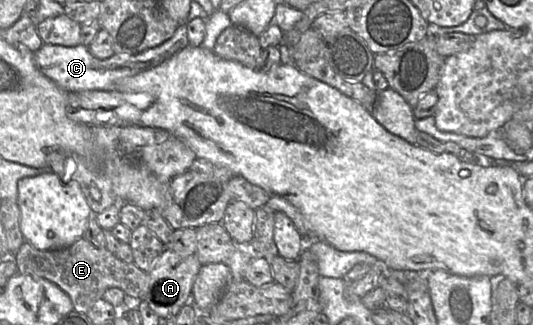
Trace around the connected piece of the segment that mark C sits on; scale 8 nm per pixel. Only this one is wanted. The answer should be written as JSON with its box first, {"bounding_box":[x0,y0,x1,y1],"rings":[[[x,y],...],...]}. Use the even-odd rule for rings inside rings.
{"bounding_box":[34,24,189,93],"rings":[[[180,24],[169,40],[136,55],[115,53],[112,57],[101,60],[83,44],[74,47],[43,44],[35,53],[34,60],[43,74],[66,92],[77,93],[93,89],[113,90],[114,85],[120,80],[162,64],[189,45],[187,26]]]}

